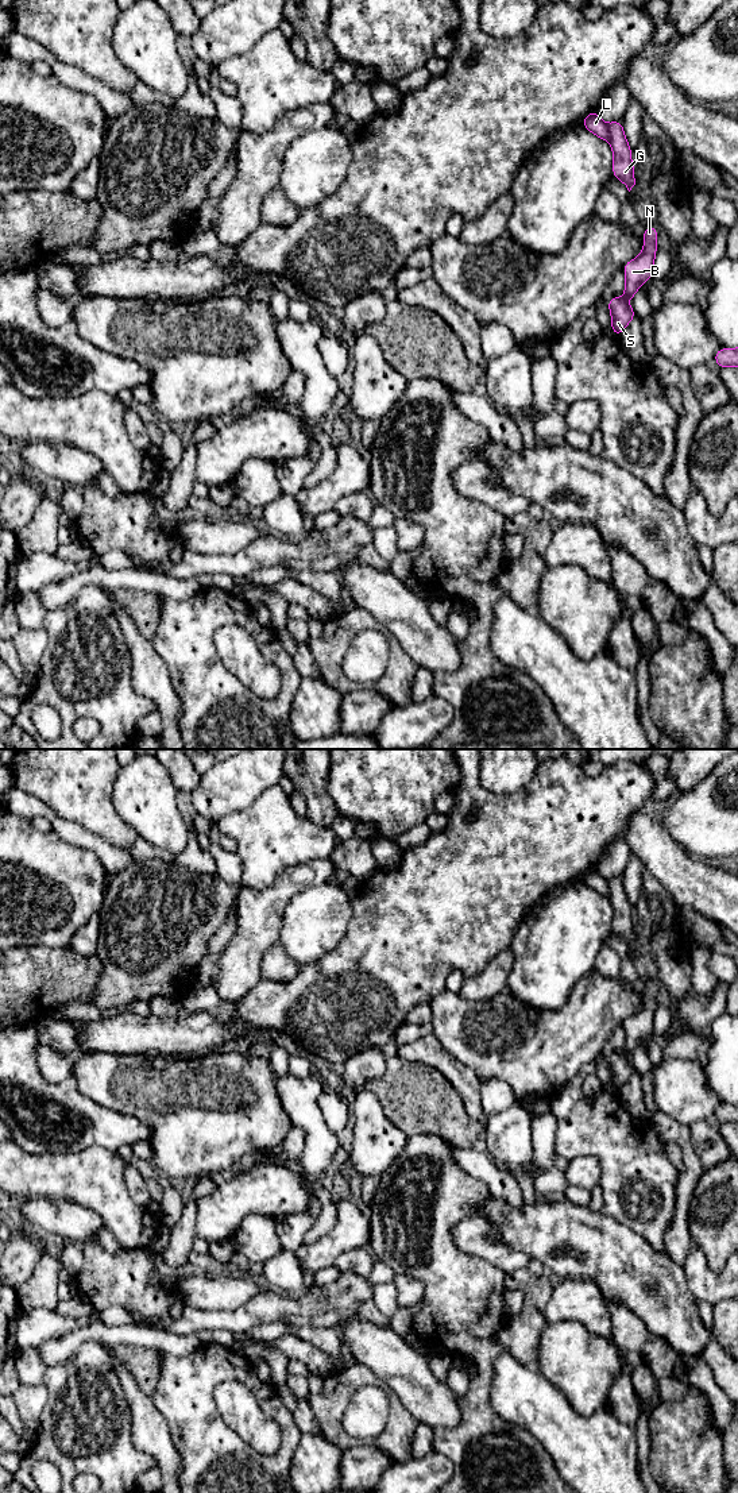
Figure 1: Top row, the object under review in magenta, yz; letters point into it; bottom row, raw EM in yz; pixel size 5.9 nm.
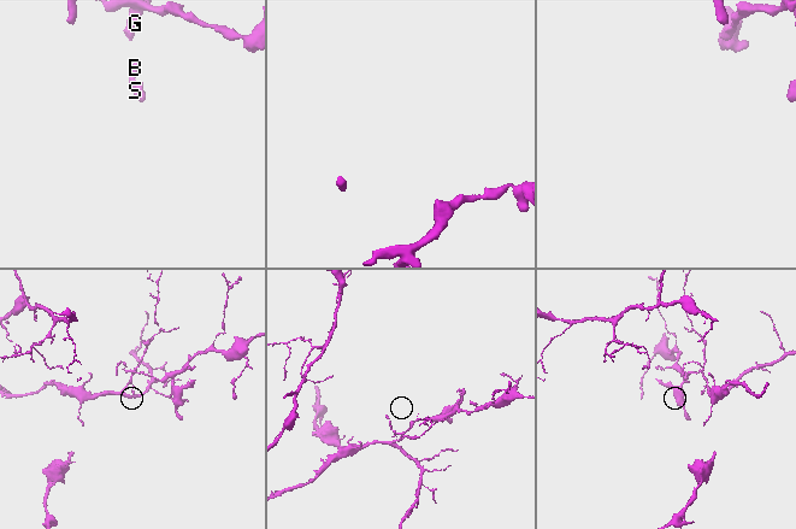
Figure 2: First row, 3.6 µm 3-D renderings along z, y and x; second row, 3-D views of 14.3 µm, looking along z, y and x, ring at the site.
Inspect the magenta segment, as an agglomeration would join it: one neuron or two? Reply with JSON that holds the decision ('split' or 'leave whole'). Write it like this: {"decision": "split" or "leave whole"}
{"decision": "split"}

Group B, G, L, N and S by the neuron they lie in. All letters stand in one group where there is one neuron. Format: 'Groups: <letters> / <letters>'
Groups: B G N S / L

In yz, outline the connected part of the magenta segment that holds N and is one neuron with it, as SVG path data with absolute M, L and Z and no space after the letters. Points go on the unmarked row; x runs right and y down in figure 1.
M648 981L644 985L644 1004L640 1012L629 1016L623 1022L623 1030L626 1034L623 1054L619 1052L607 1057L607 1062L611 1068L611 1085L615 1092L621 1092L621 1088L635 1073L633 1062L629 1062L625 1056L633 1057L634 1050L640 1042L653 1033L654 1011L657 1008L657 984Z

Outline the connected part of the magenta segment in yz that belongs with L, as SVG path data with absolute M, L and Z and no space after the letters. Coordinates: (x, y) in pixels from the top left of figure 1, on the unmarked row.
M594 867L588 869L583 876L581 880L594 891L600 895L608 895L608 880L606 880L599 872L598 868Z

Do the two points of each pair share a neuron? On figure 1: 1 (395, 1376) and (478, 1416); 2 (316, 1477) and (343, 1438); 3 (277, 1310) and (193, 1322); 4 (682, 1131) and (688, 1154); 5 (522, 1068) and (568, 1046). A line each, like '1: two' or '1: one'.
1: two
2: two
3: one
4: one
5: one

